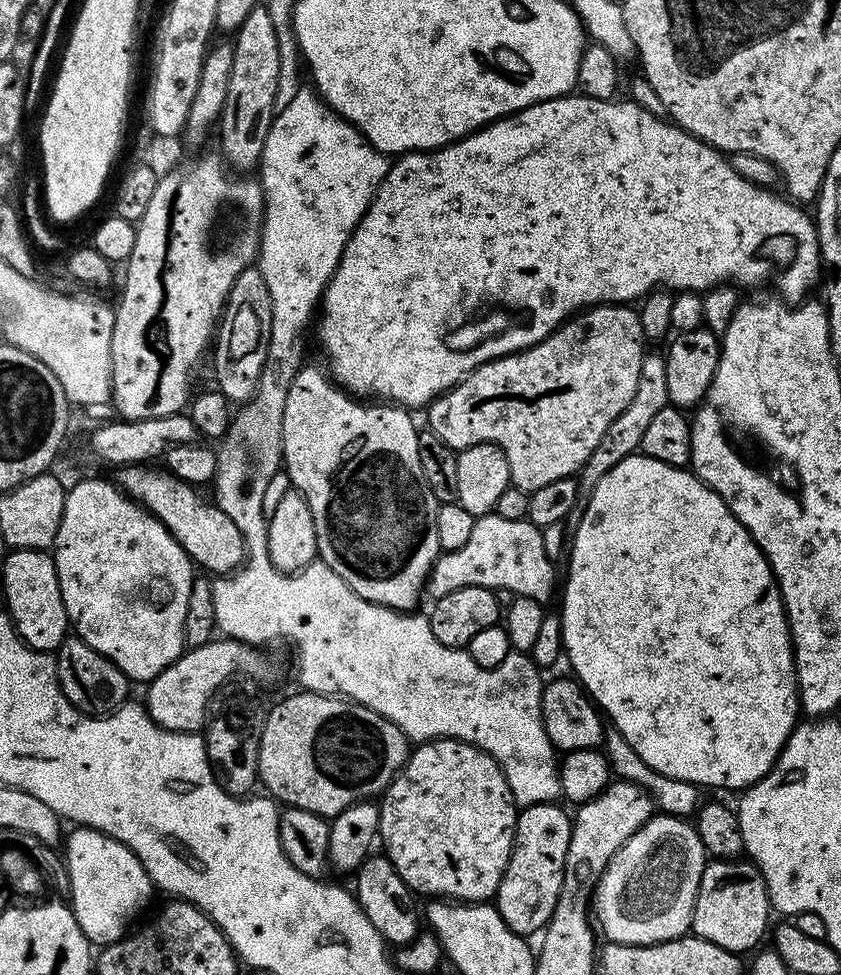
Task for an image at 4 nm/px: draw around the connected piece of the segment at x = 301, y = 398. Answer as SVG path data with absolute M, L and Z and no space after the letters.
M301 367L300 372L294 378L294 386L290 386L290 394L286 394L286 410L282 414L282 457L283 471L287 472L291 487L303 496L310 506L310 514L314 518L314 530L316 531L316 550L319 559L323 560L342 582L346 582L362 598L366 598L375 604L381 604L387 608L397 610L412 610L420 600L420 592L425 591L428 575L436 565L436 560L442 551L438 540L438 514L441 505L437 504L426 478L422 474L422 461L418 458L418 438L420 432L412 421L413 413L409 409L401 408L391 402L365 402L355 395L349 394L335 383L323 367Z

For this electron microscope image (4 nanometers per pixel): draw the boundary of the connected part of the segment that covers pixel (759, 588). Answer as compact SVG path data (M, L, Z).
M643 454L627 456L618 462L618 466L614 466L614 470L606 473L598 486L594 486L584 504L582 518L574 525L567 560L568 581L562 584L564 605L558 609L566 664L568 660L569 666L576 671L574 676L580 687L592 697L607 723L616 728L626 742L630 742L634 754L638 754L646 766L658 770L658 774L705 789L743 790L761 780L780 757L784 743L802 716L800 690L796 686L796 655L792 649L792 631L788 629L788 616L784 613L780 588L768 559L746 526L734 518L723 498L703 484L687 467L675 468Z

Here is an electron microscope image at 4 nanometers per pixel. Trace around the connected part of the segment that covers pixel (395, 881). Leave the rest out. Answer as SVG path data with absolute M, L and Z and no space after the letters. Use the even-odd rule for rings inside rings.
M383 854L369 855L368 859L356 869L354 873L356 888L354 895L360 908L370 918L370 926L378 930L378 934L392 946L408 944L422 931L422 912L416 909L414 893L411 888L402 882L402 878L394 870L387 856ZM377 855L377 856L376 856ZM421 924L421 925L420 925Z

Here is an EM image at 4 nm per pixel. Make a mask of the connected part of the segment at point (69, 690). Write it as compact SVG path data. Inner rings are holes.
M69 634L62 642L62 646L56 649L54 659L56 662L56 678L60 681L60 688L64 692L64 697L77 710L85 712L87 716L109 716L111 712L115 712L129 699L130 681L127 674L118 670L118 666L114 666L114 662L110 662L110 658L98 654L98 650L94 650L94 646L86 646L86 642L79 636Z

